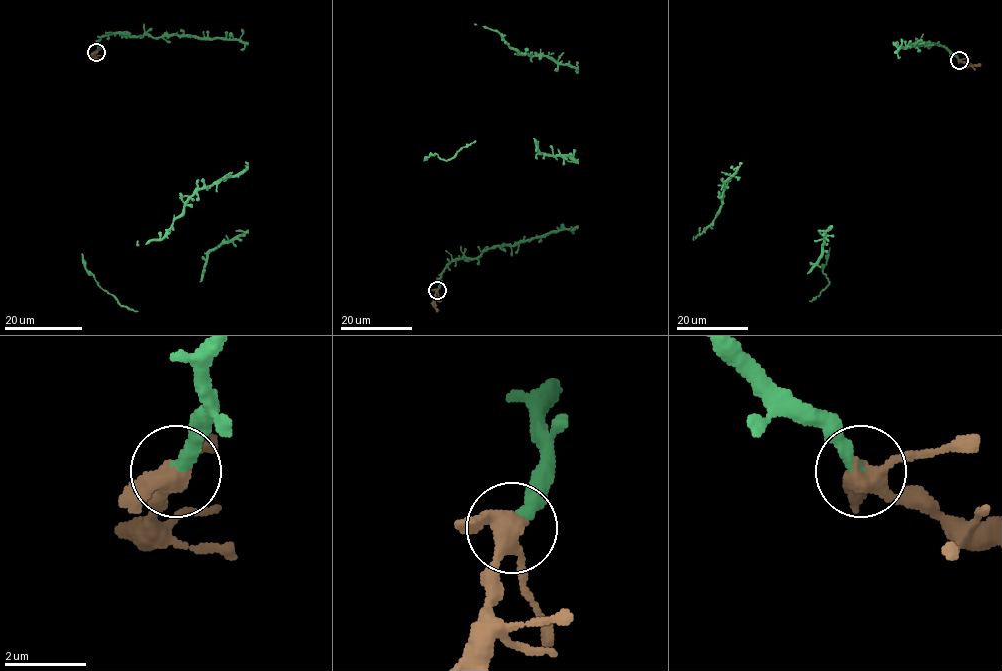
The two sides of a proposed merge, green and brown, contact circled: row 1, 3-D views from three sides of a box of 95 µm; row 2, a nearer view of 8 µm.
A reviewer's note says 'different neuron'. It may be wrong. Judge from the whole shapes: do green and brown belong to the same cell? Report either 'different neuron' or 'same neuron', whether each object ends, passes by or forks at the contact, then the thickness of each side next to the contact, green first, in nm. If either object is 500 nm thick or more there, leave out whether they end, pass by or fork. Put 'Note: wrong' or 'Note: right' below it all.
same neuron; green ends; brown forks; calibres 320 and 360 nm
Note: wrong

